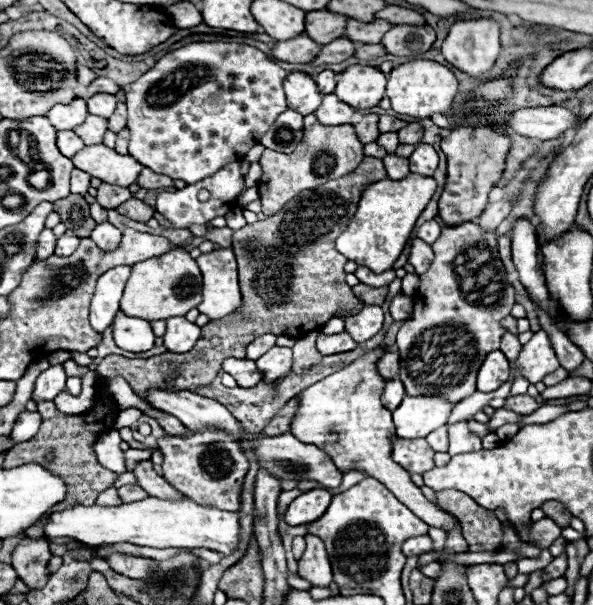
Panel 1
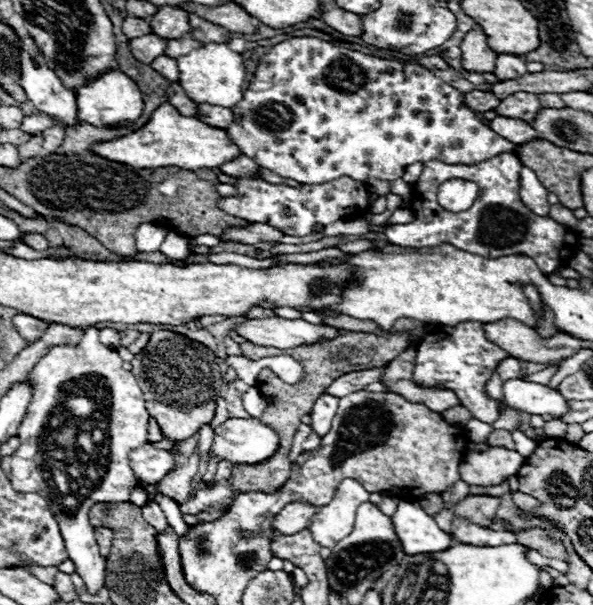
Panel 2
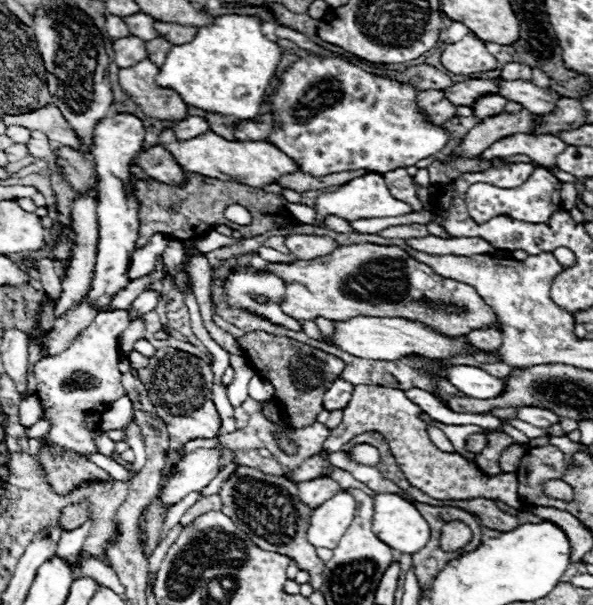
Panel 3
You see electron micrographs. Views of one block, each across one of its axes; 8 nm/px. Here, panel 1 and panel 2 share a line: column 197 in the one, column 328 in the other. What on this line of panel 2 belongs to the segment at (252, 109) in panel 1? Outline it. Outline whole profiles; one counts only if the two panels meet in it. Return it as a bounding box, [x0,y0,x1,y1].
[226,36,518,184]

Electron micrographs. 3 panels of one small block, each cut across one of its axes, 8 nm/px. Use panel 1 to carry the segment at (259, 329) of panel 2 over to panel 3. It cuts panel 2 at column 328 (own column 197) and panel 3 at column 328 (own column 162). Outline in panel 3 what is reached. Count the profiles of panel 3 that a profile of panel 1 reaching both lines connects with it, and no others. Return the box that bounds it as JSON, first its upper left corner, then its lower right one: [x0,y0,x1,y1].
[328,318,476,360]

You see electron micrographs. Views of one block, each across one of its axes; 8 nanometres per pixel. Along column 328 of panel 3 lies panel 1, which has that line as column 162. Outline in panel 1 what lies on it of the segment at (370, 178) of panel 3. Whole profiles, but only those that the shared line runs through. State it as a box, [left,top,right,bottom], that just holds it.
[156,162,244,228]

